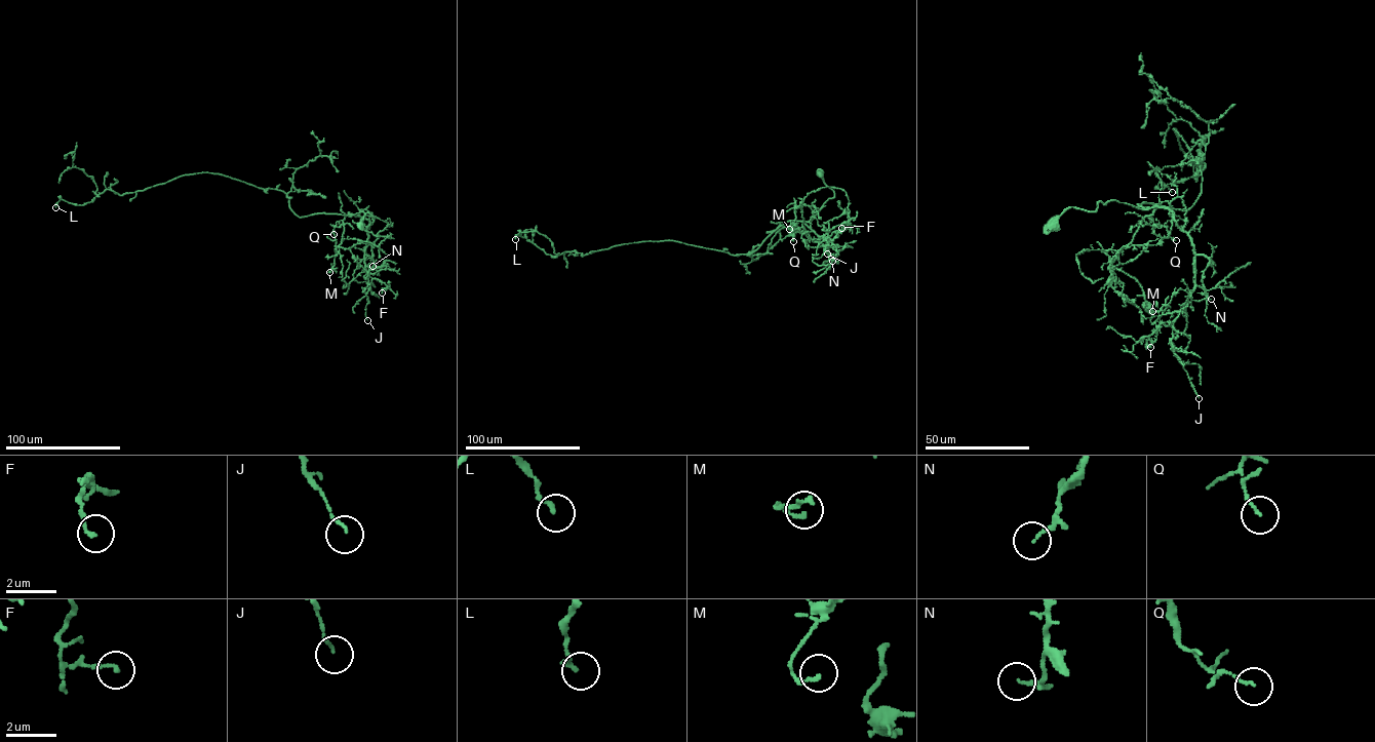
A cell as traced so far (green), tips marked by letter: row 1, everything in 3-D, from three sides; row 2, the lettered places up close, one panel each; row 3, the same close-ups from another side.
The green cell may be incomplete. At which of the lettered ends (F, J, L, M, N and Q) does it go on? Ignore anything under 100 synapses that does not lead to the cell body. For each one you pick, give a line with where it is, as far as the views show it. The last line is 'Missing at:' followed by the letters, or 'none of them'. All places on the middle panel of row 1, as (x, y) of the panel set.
Missing at: none of them

